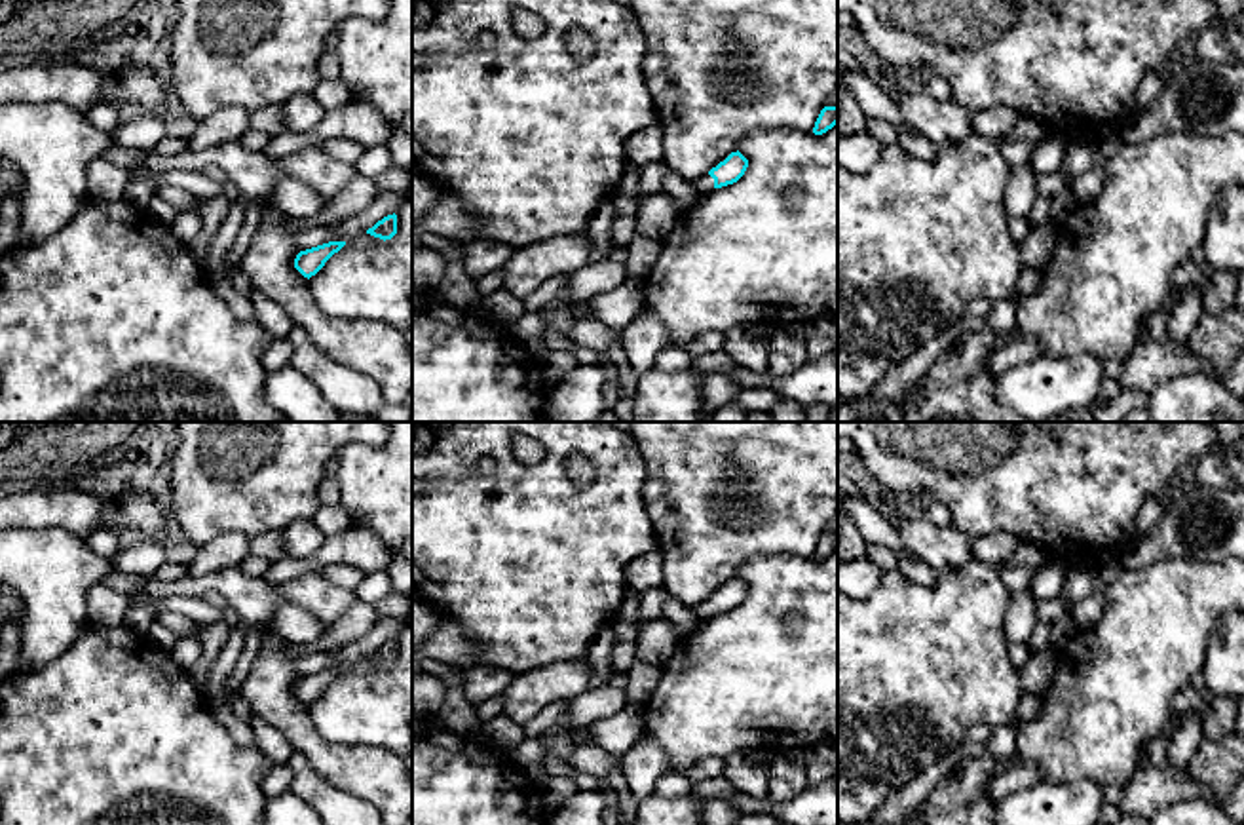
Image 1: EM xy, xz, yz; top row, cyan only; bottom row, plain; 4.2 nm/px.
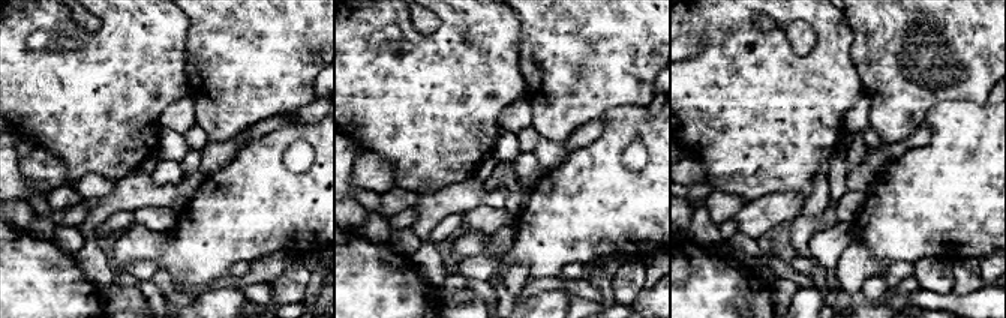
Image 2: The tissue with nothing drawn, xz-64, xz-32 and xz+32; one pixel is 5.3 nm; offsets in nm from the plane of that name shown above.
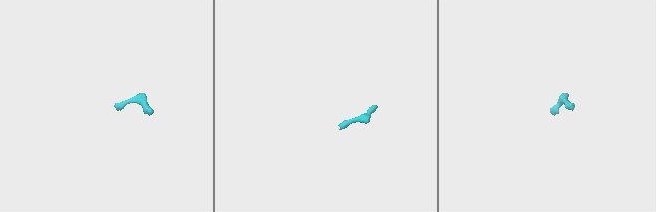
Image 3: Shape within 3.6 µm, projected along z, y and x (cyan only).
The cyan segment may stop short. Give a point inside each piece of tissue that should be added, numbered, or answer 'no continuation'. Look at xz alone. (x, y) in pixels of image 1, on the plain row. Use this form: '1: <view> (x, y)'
1: xz (705, 609)

